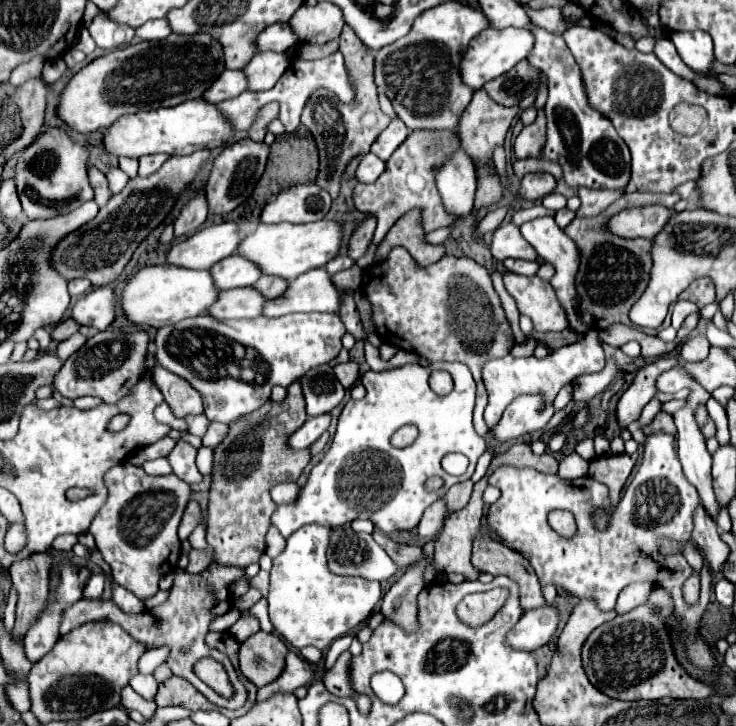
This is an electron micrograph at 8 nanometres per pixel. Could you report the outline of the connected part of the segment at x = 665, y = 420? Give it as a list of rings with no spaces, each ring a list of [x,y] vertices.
[[[660,411],[648,425],[642,427],[642,433],[644,435],[652,435],[652,433],[668,433],[674,437],[674,447],[676,447],[676,425],[674,425],[674,419],[670,413],[664,413]]]

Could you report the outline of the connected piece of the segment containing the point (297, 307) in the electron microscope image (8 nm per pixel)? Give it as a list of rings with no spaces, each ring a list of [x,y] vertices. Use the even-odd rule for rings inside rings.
[[[312,269],[300,275],[296,281],[290,281],[288,289],[264,303],[262,315],[266,317],[280,317],[296,311],[328,311],[328,313],[338,313],[340,309],[340,297],[342,293],[332,285],[330,275],[322,269]]]

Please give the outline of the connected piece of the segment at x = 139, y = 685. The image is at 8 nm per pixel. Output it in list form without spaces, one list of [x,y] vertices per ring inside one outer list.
[[[138,673],[138,675],[134,675],[130,679],[130,687],[134,691],[138,691],[148,701],[152,701],[154,695],[156,695],[156,691],[158,691],[158,683],[156,683],[154,675],[142,675],[142,673]]]

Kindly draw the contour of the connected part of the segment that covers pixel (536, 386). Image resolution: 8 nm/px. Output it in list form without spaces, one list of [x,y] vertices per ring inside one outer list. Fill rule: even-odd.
[[[592,329],[580,341],[566,345],[558,351],[552,351],[548,355],[548,359],[536,359],[536,357],[518,357],[516,359],[512,355],[492,359],[484,365],[484,385],[488,391],[488,405],[484,411],[484,419],[486,419],[488,427],[492,429],[500,421],[500,417],[502,417],[504,409],[510,405],[510,401],[516,399],[518,395],[528,393],[528,391],[536,391],[536,393],[542,391],[548,399],[554,399],[558,395],[558,391],[562,389],[562,385],[572,383],[580,375],[596,373],[602,369],[604,369],[604,351],[598,343],[596,331],[592,331]]]

